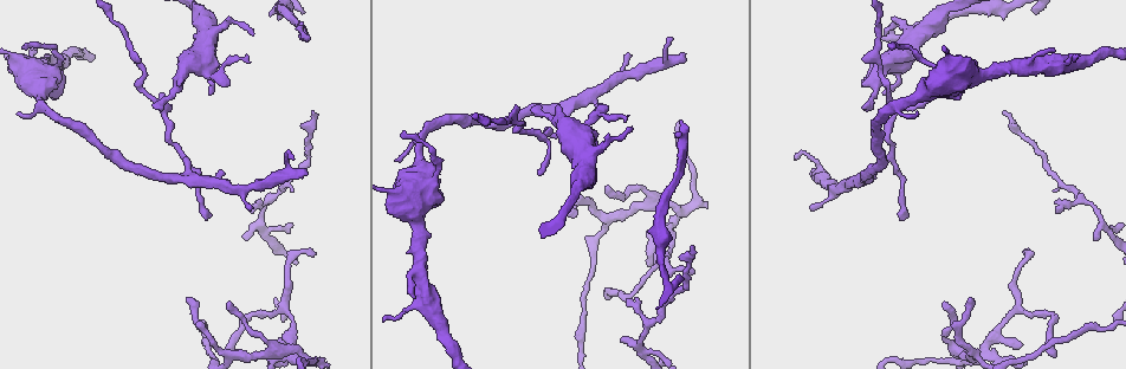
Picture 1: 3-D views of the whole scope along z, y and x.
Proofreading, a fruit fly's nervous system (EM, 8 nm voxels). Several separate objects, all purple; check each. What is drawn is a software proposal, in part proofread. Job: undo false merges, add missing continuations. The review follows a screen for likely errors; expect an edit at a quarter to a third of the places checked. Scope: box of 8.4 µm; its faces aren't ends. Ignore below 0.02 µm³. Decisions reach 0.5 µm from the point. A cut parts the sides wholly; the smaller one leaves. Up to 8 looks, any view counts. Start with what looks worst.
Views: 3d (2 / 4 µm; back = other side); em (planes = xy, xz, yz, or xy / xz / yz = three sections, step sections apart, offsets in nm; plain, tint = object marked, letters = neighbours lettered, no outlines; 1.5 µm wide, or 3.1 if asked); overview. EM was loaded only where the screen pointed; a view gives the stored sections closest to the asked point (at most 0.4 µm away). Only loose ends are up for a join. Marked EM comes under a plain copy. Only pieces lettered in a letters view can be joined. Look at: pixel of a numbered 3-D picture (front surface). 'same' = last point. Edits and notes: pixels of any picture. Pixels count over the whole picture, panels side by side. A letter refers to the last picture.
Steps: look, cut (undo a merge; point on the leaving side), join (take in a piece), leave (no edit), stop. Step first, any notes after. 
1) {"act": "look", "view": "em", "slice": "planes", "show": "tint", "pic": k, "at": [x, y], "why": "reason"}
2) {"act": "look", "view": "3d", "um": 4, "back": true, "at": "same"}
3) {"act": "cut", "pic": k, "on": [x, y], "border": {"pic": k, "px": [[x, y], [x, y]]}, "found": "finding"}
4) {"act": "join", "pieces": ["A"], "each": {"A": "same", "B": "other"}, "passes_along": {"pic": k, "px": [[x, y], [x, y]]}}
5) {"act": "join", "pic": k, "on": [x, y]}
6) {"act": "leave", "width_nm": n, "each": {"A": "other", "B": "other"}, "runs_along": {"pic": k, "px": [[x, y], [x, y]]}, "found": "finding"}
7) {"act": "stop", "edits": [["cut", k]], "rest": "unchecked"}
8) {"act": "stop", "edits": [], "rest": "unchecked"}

{"act": "look", "view": "em", "slice": "planes", "show": "letters", "pic": 1, "at": [303, 40], "why": "free end"}

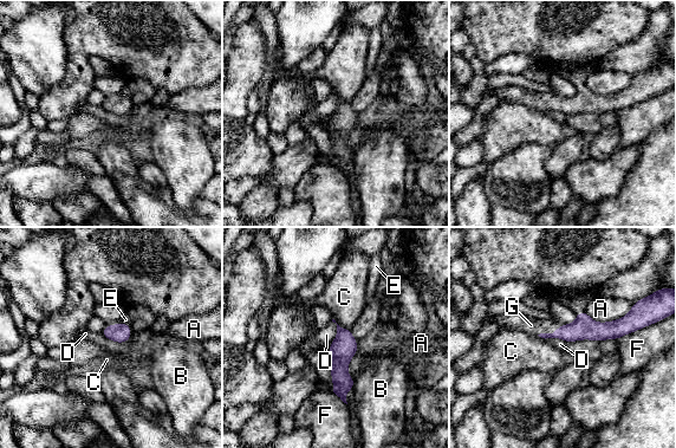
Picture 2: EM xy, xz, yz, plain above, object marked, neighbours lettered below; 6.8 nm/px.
{"act": "join", "pieces": ["G"], "each": {"A": "other", "B": "other", "C": "other", "D": "other", "E": "other", "F": "other", "G": "same"}, "passes_along": {"pic": 2, "px": [[584, 328], [550, 333], [531, 325]]}, "found": "it goes on there"}

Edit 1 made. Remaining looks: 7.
{"act": "look", "view": "em", "slice": "planes", "show": "letters", "pic": 1, "at": [970, 299]}

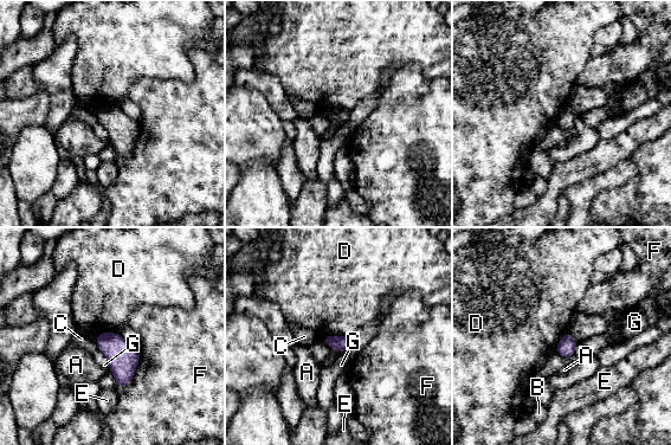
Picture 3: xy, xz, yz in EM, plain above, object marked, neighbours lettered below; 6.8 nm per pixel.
{"act": "leave", "width_nm": 100, "each": {"A": "other", "B": "other", "C": "other", "D": "other", "E": "other", "F": "other", "G": "other"}, "border": {"pic": 3, "px": [[350, 336], [326, 335], [323, 337]]}, "found": "no lettered piece goes on from it"}

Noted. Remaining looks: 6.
{"act": "look", "view": "3d", "um": 2, "pic": 1, "at": [1004, 112], "why": "end of a long branch"}

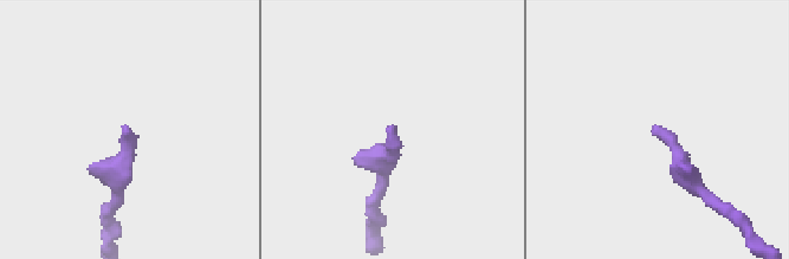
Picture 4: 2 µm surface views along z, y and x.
{"act": "look", "view": "em", "slice": "planes", "show": "letters", "pic": 4, "at": [122, 125]}

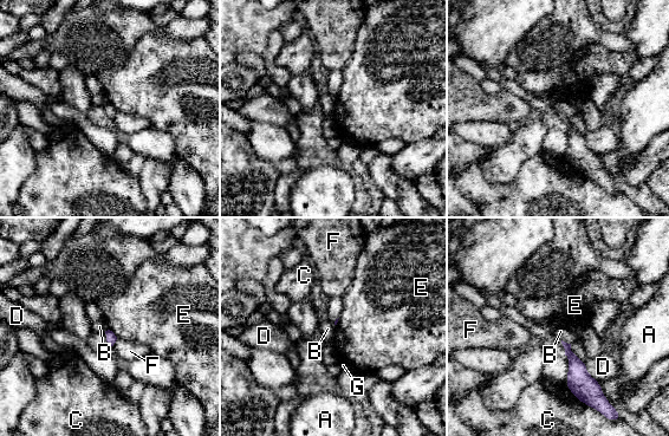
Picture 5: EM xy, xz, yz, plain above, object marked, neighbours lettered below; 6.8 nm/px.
{"act": "leave", "each": {"A": "other", "B": "other", "C": "other", "D": "other", "E": "other", "F": "other", "G": "other"}, "border": {"pic": 5, "px": [[562, 339], [570, 344]]}, "found": "no lettered piece goes on from it"}

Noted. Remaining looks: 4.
{"act": "stop", "edits": [["join", 2]], "rest": "unchecked"}

